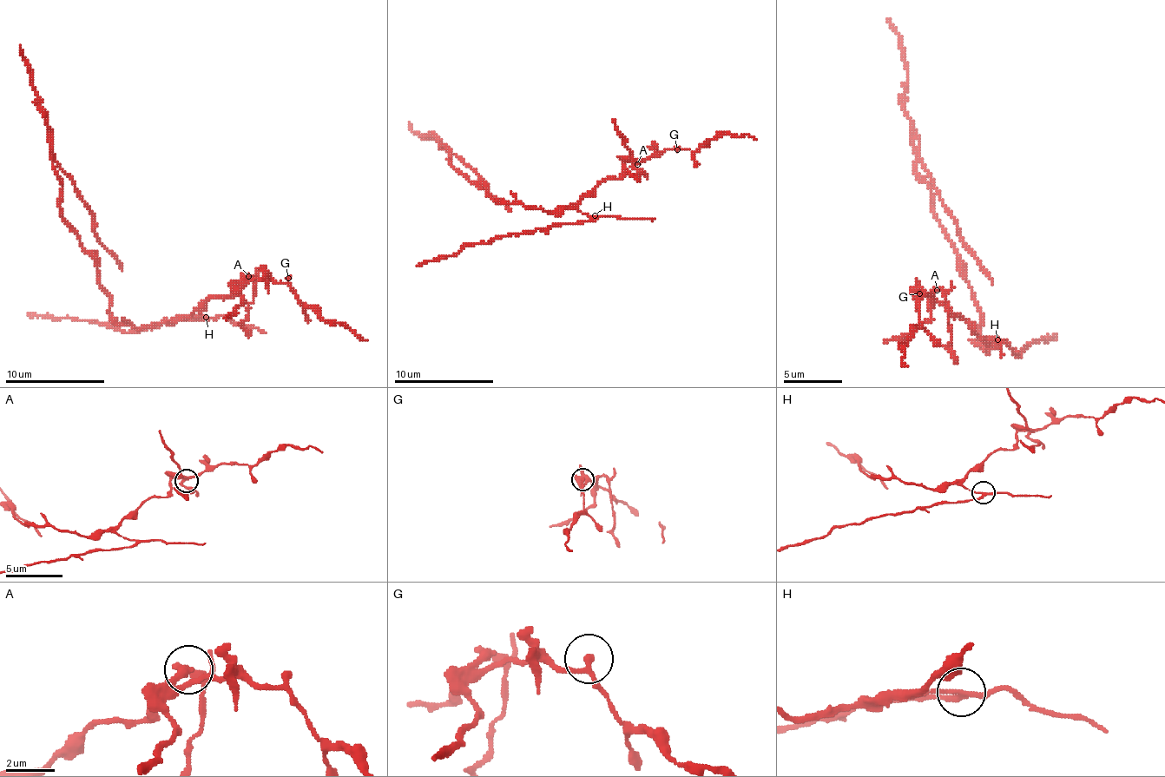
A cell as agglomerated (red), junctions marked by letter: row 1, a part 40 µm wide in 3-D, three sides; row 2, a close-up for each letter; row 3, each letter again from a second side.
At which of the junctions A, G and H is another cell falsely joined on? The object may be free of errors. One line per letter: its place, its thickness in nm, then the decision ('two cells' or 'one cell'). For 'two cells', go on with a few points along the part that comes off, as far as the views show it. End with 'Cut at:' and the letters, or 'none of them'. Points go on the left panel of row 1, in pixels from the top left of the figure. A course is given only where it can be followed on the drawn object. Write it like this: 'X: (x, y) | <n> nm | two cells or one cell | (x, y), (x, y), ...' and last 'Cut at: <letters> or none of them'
A: (248, 276) | 240 nm | one cell
G: (288, 278) | 200 nm | one cell
H: (206, 317) | 180 nm | two cells | (207, 318), (164, 320), (141, 330), (121, 332), (97, 323), (28, 312)
Cut at: H

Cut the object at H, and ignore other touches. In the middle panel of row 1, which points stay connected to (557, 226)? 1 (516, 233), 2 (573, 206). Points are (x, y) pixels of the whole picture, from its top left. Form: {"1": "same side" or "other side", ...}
{"1": "same side", "2": "other side"}

